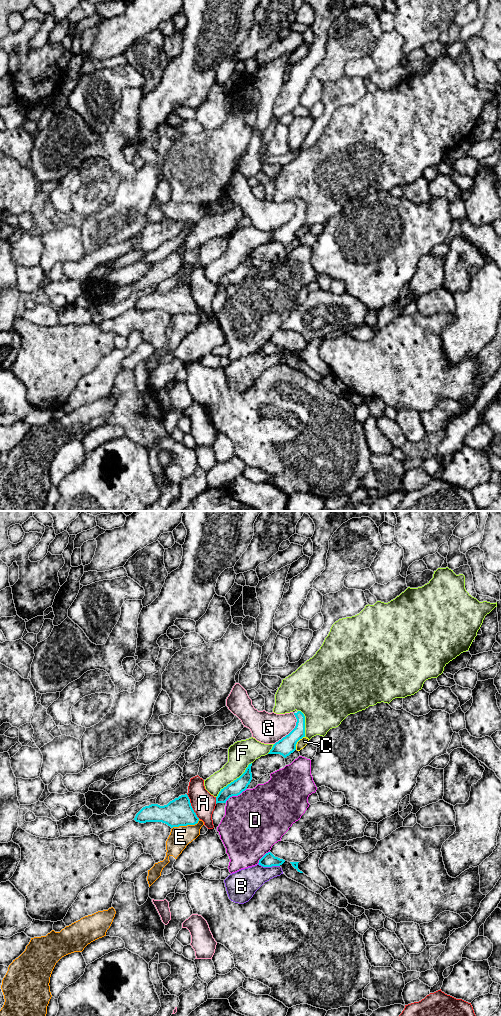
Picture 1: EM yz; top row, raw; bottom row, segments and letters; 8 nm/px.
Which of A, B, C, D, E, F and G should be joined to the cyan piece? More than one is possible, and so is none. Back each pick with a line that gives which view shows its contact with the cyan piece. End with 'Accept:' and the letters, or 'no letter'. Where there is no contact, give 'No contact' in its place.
Accept: no letter

